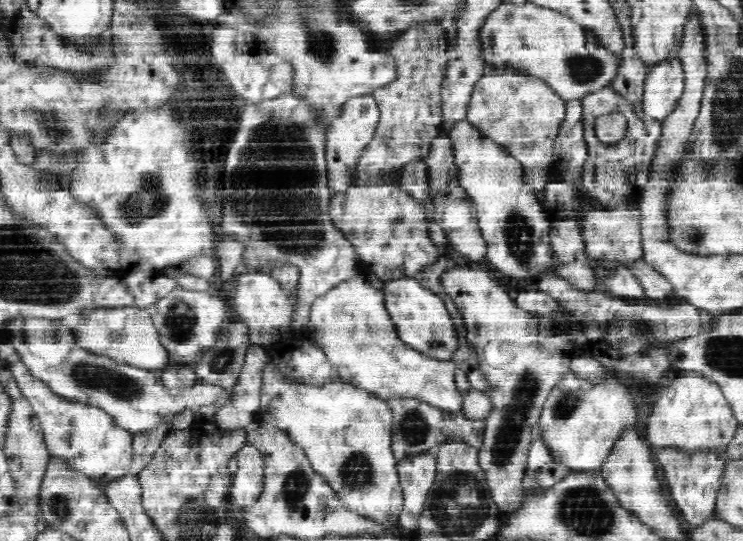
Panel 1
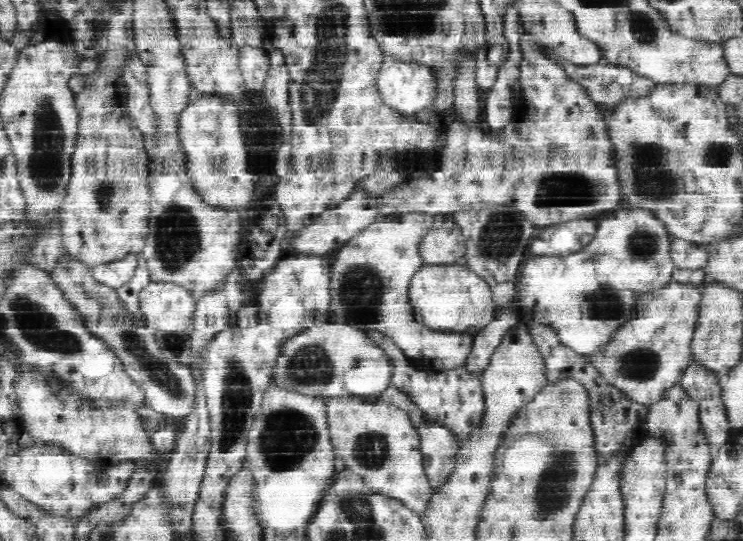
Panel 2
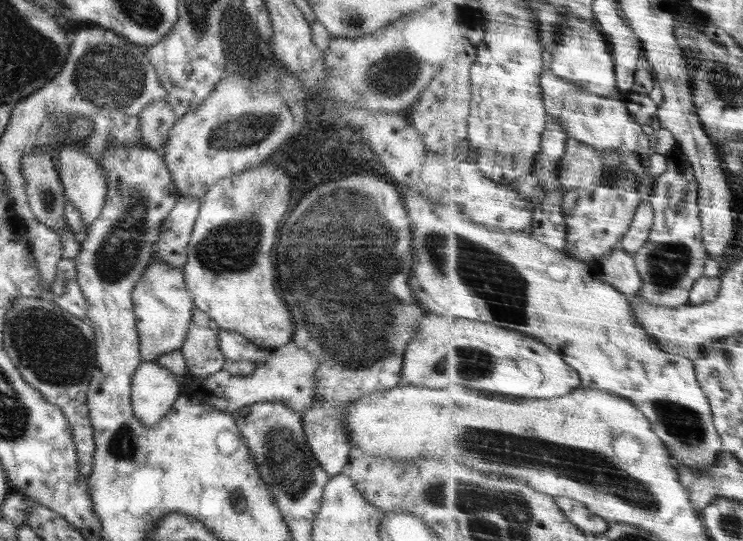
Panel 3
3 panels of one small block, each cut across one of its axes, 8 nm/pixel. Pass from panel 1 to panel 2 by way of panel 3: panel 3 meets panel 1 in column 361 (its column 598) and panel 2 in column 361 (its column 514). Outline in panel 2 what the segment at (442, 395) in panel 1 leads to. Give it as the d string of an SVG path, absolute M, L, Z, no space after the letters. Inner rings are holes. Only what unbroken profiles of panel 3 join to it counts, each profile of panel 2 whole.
M403 212L381 214L368 228L332 253L328 319L356 326L360 330L378 330L392 337L410 360L430 360L434 368L465 365L473 350L475 335L469 332L433 330L416 321L409 300L412 277L424 265L420 242L432 226L433 214Z

